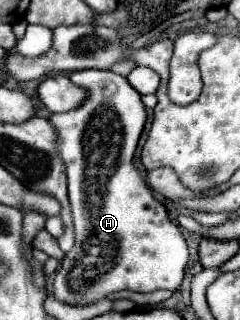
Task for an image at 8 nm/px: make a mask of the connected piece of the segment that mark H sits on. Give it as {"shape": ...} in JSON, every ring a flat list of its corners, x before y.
{"shape":[[79,70,71,72,71,82,87,90,83,106,63,114,51,114,49,122,59,134,55,152,67,166,69,180,69,202,75,222,75,246,61,260,55,272,53,296,65,304,91,304,105,298,109,292,133,290,133,292,155,292,155,290,177,290,185,266,189,260,187,244,179,232,179,226,167,216,163,202,153,198,145,178,133,166,133,154,147,122,147,108,141,102,139,92,127,82,127,78,109,70]]}

